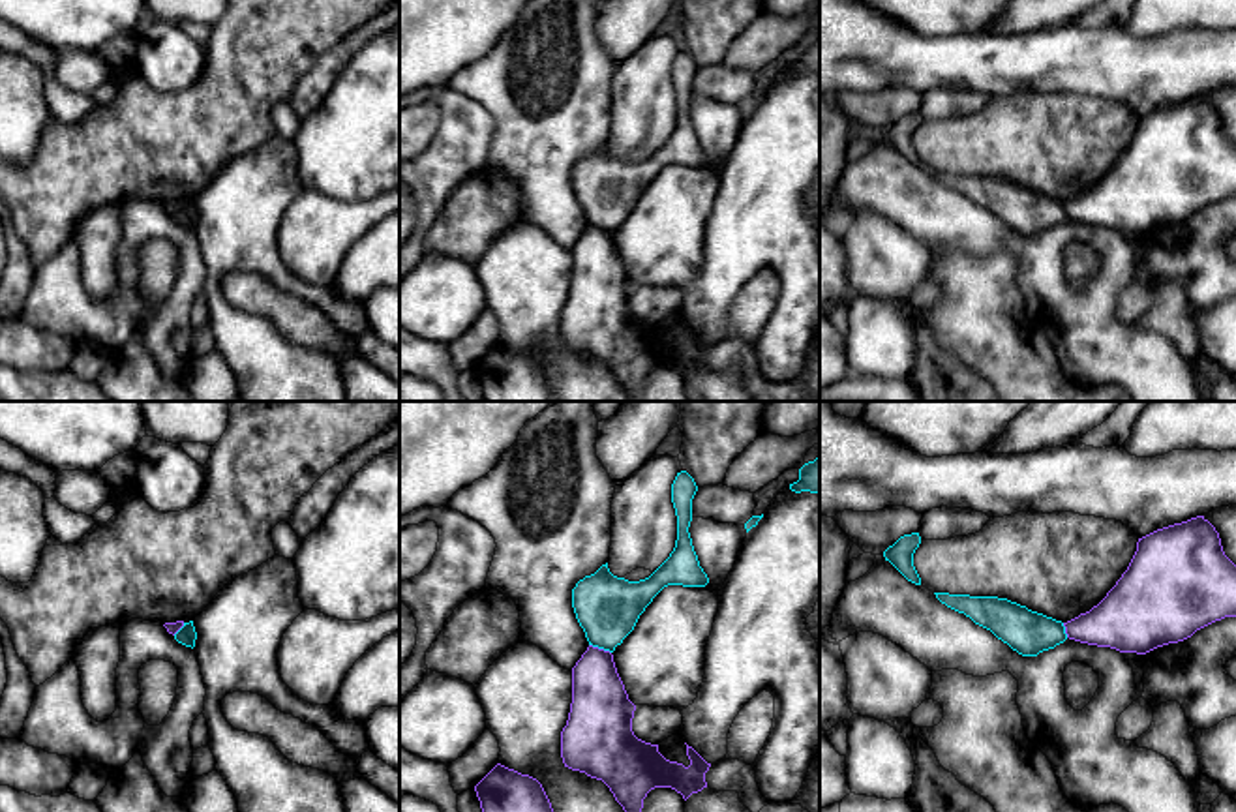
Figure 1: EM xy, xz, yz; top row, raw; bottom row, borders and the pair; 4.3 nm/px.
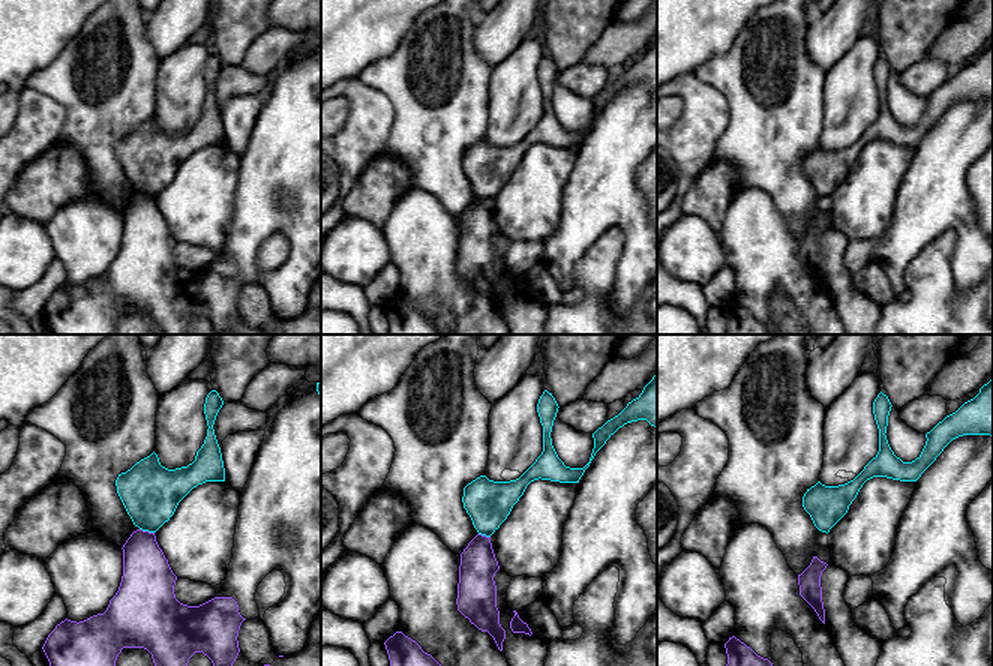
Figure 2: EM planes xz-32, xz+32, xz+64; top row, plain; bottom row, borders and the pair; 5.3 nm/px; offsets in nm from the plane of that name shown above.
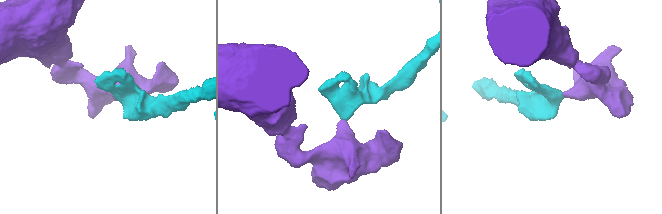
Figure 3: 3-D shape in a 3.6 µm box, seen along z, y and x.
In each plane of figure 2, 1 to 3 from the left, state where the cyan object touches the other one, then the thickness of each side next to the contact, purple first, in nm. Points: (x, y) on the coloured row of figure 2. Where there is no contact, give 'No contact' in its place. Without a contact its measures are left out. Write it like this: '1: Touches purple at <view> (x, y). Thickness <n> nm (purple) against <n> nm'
1: Touches purple at xz-32 (147, 531). Thickness 280 nm (purple) against 320 nm
2: Touches purple at xz+32 (485, 536). Thickness 190 nm (purple) against 240 nm
3: No contact

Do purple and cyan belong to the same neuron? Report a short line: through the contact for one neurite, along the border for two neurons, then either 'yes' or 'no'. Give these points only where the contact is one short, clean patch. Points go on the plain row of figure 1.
line xz (589, 224), (610, 233); no

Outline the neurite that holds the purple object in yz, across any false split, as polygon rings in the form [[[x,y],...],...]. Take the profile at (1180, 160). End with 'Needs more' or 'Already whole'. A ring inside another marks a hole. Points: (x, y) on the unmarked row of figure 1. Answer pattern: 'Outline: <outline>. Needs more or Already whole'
Outline: [[[1197,96],[1138,118],[1127,150],[1107,176],[1063,206],[1069,219],[1146,234],[1225,197],[1236,197],[1236,144],[1225,135],[1215,107]]]. Already whole

